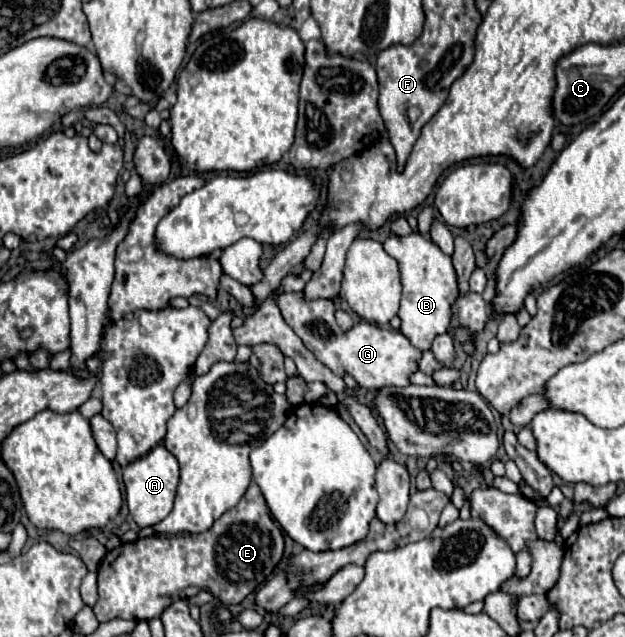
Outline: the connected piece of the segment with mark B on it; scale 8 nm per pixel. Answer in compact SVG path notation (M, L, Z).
M413 232L409 236L389 236L383 242L383 250L397 260L403 284L403 298L401 298L401 332L409 338L409 342L419 350L429 350L433 338L449 330L451 320L451 306L457 300L457 276L451 264L451 256L443 254L439 246Z

